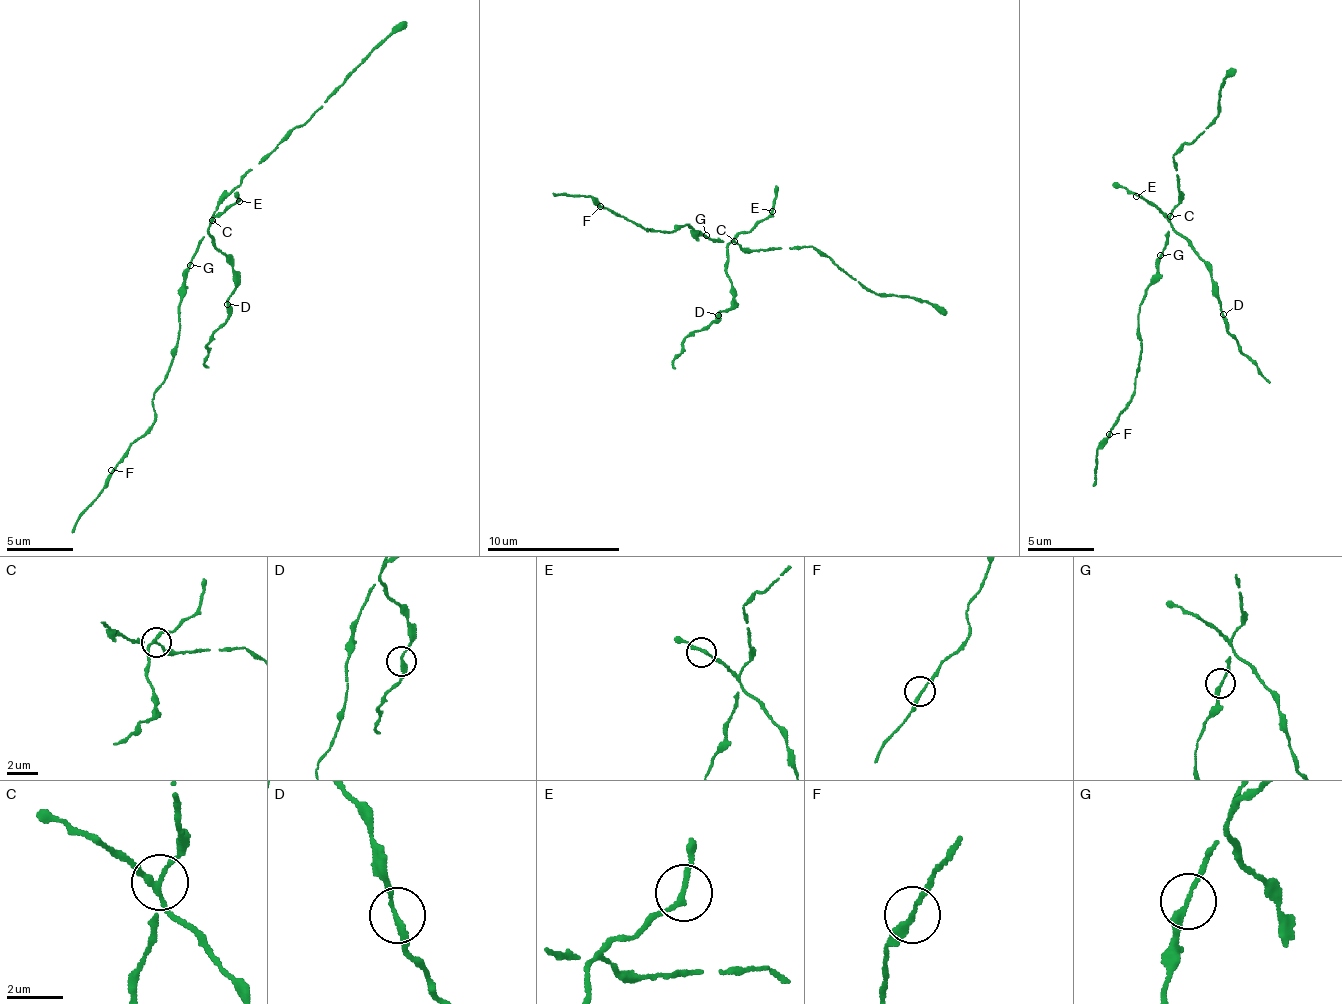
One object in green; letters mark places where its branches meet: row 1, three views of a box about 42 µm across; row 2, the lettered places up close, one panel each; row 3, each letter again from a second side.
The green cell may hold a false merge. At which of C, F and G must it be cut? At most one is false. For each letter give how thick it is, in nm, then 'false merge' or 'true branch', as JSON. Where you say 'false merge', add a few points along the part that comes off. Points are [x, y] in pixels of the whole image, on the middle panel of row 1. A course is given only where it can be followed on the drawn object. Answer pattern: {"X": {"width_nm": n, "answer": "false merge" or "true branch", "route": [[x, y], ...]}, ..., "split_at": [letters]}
{"C": {"width_nm": 150, "answer": "false merge", "route": [[734, 241], [730, 242], [724, 273], [735, 298], [714, 321], [694, 331], [675, 359], [676, 367]]}, "F": {"width_nm": 200, "answer": "true branch"}, "G": {"width_nm": 180, "answer": "true branch"}, "split_at": ["C"]}

